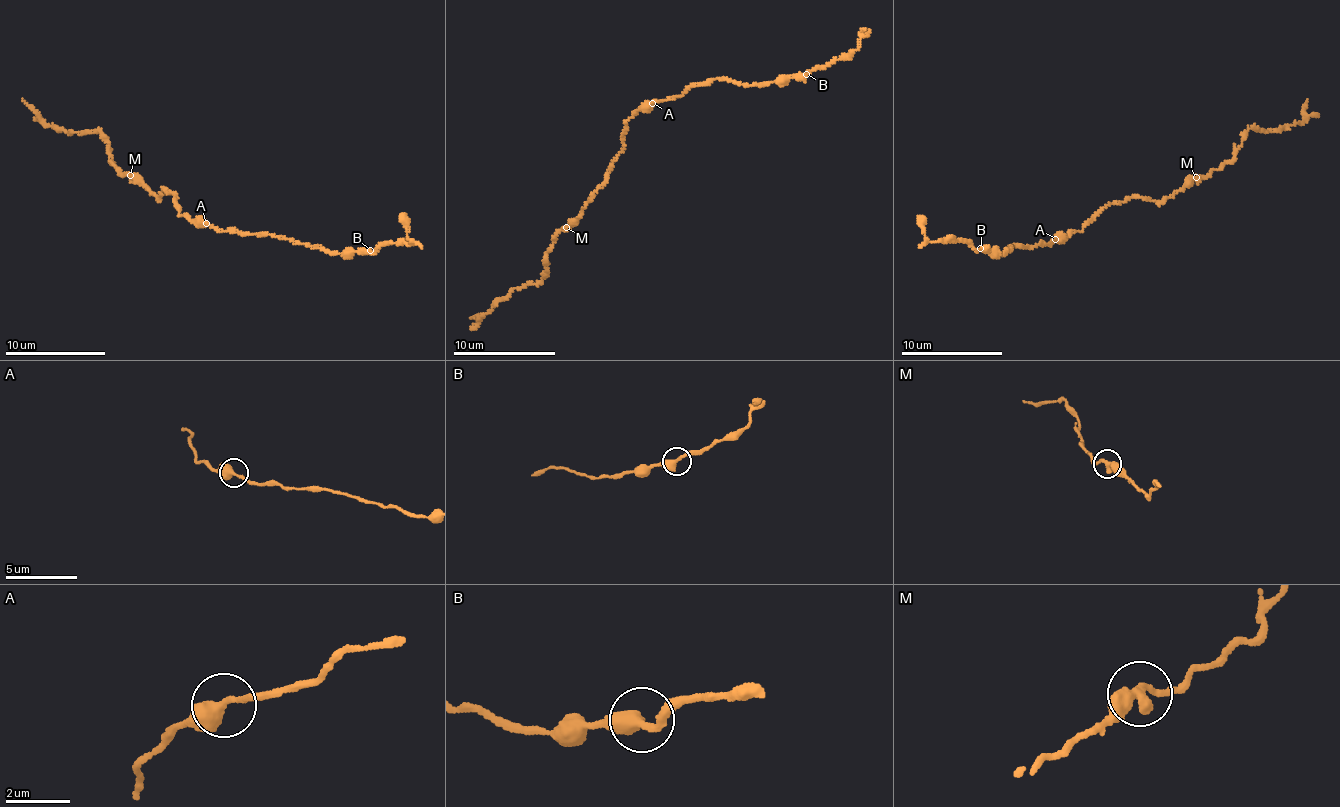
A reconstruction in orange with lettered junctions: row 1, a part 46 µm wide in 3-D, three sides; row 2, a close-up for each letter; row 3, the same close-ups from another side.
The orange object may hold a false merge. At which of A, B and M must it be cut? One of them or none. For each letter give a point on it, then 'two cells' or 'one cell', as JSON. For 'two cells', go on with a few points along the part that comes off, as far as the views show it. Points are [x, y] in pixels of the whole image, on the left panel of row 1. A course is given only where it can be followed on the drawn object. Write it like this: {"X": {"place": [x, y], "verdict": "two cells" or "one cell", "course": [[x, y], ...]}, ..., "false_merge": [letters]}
{"A": {"place": [206, 223], "verdict": "one cell"}, "B": {"place": [370, 250], "verdict": "one cell"}, "M": {"place": [130, 175], "verdict": "one cell"}, "false_merge": []}

